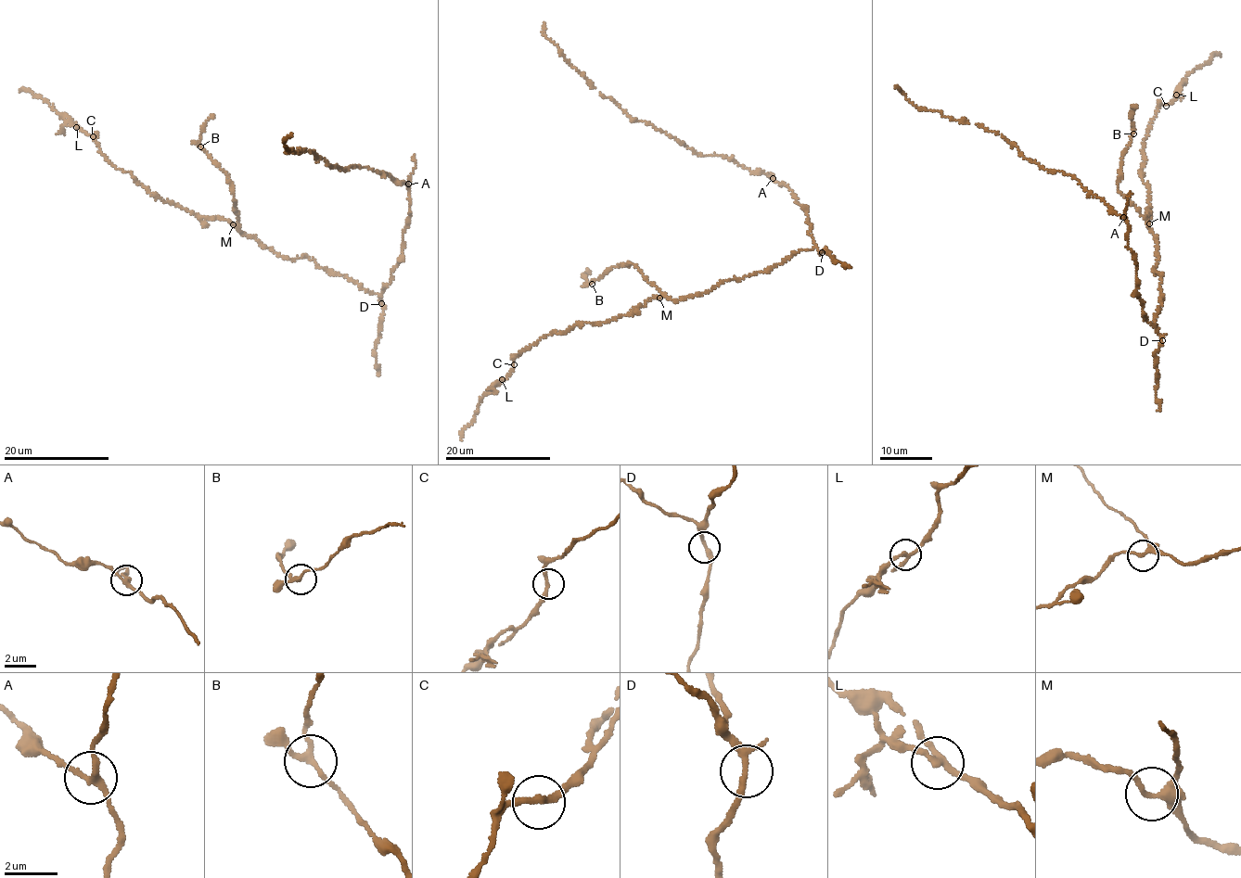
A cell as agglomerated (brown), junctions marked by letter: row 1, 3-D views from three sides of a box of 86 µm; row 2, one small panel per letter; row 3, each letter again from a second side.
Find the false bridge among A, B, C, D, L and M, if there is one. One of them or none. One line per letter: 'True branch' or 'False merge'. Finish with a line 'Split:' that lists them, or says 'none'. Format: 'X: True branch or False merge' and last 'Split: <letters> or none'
A: True branch
B: True branch
C: True branch
D: True branch
L: False merge
M: True branch
Split: L

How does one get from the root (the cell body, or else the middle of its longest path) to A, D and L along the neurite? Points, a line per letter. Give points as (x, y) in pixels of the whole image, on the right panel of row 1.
A: (1156, 323), (1157, 330), (1145, 315), (1141, 297), (1136, 292), (1135, 255), (1127, 246), (1128, 222), (1123, 217)
D: (1156, 323), (1162, 340)
L: (1156, 323), (1162, 275), (1154, 273), (1157, 242), (1145, 218), (1149, 195), (1140, 173), (1151, 123), (1175, 95)

